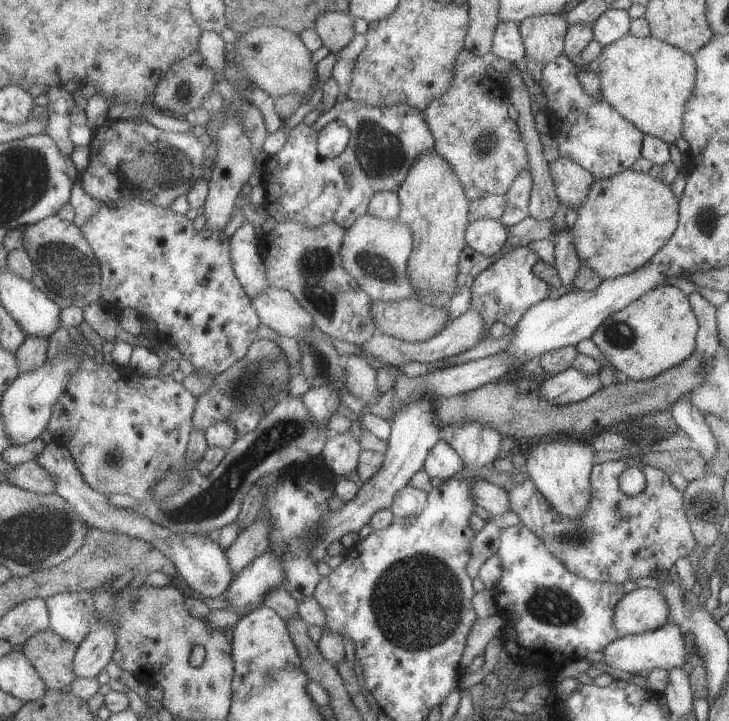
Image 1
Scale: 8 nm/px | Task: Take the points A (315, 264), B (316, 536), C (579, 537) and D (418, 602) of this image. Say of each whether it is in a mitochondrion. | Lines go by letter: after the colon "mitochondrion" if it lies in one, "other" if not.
A: mitochondrion
B: other
C: mitochondrion
D: mitochondrion

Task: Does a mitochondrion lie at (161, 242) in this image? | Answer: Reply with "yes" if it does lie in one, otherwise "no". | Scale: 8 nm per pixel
no

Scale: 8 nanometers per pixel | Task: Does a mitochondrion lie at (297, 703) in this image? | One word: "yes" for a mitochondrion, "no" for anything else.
no

